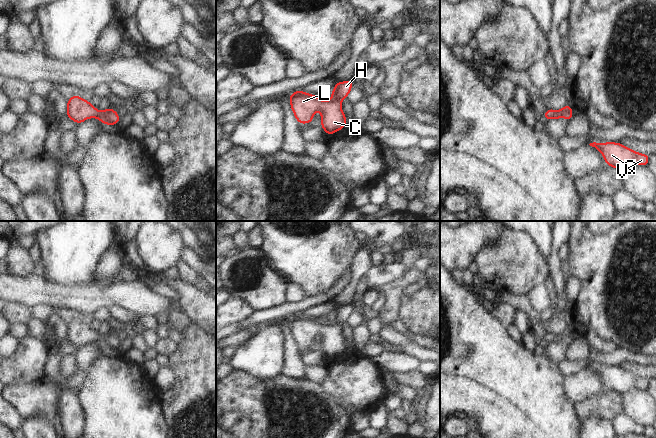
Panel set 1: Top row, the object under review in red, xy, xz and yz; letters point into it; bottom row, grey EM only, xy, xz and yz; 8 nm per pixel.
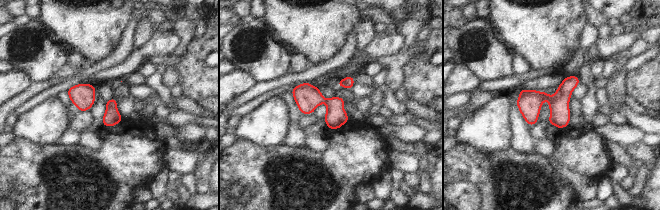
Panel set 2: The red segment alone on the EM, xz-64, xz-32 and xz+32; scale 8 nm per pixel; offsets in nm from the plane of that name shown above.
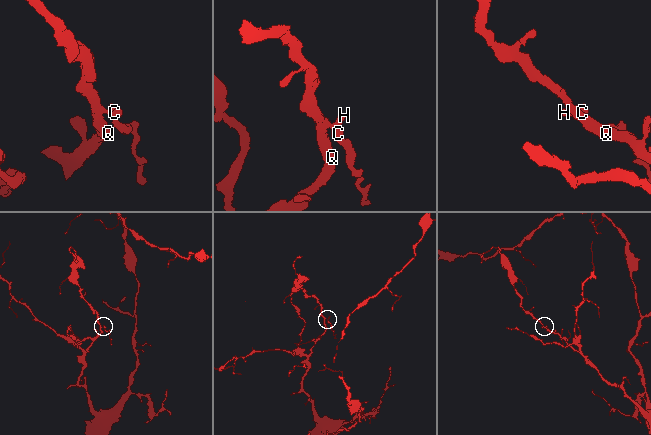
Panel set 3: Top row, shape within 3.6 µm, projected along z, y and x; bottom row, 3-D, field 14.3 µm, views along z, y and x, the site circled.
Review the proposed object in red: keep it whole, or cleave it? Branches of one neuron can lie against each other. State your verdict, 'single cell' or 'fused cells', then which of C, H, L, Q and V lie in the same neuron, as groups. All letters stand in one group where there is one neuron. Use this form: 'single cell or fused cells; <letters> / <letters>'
single cell; C H L Q V

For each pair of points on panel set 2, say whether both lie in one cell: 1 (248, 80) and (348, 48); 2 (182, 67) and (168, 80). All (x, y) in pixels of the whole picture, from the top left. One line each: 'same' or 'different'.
1: different
2: different

